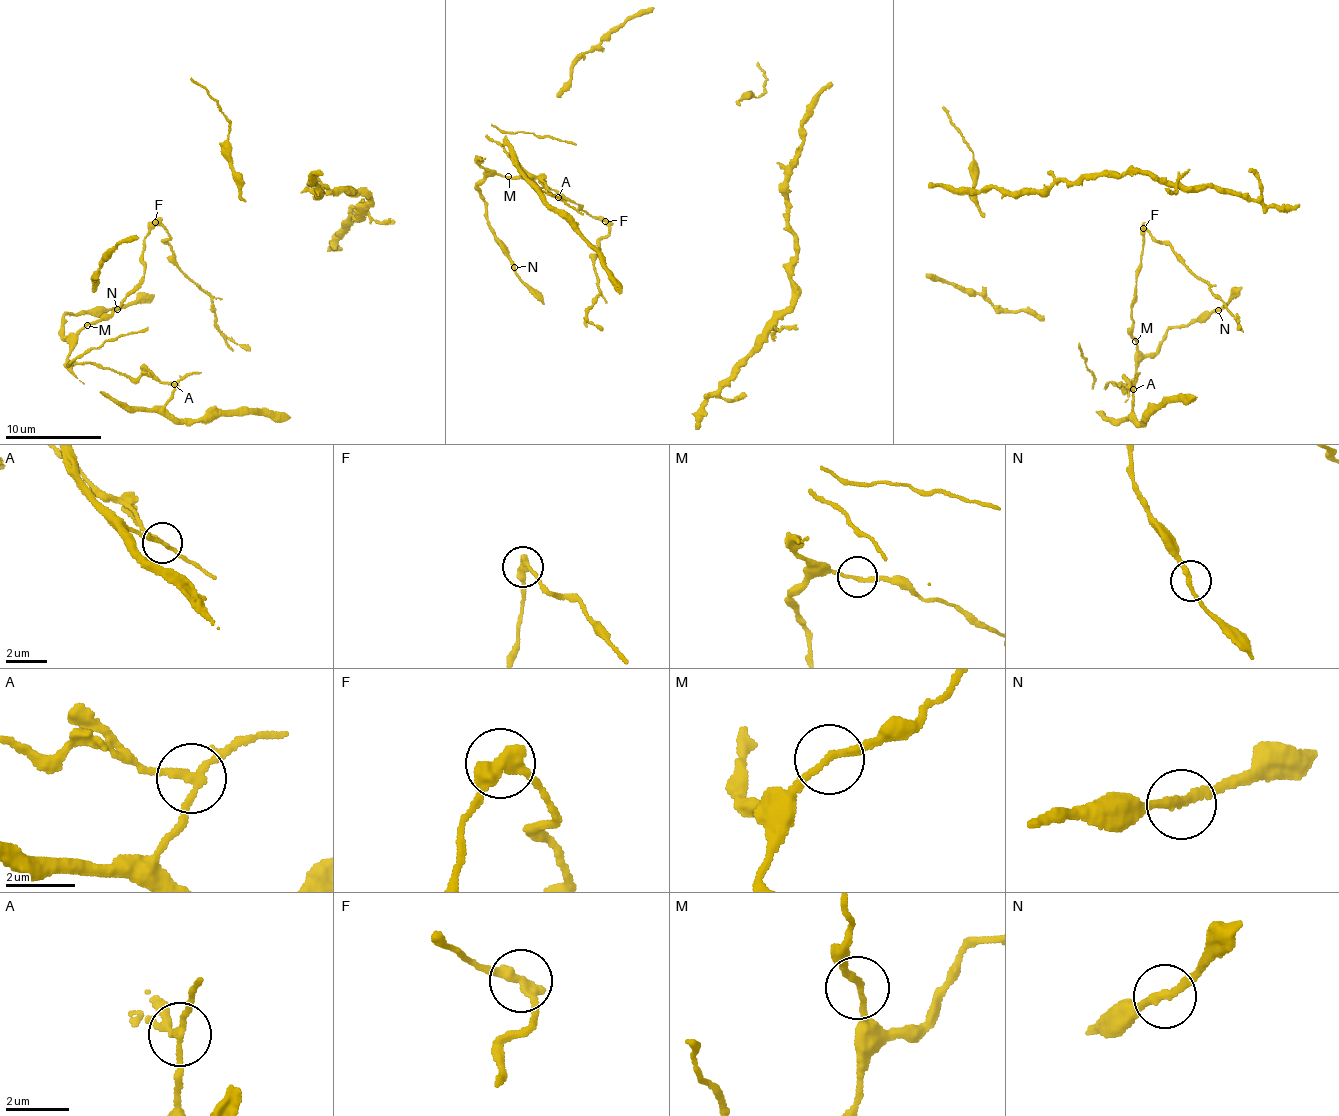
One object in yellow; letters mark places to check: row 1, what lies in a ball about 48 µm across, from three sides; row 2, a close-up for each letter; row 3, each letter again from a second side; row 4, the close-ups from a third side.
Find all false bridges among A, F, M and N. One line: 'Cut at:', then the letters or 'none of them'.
Cut at: A, F

